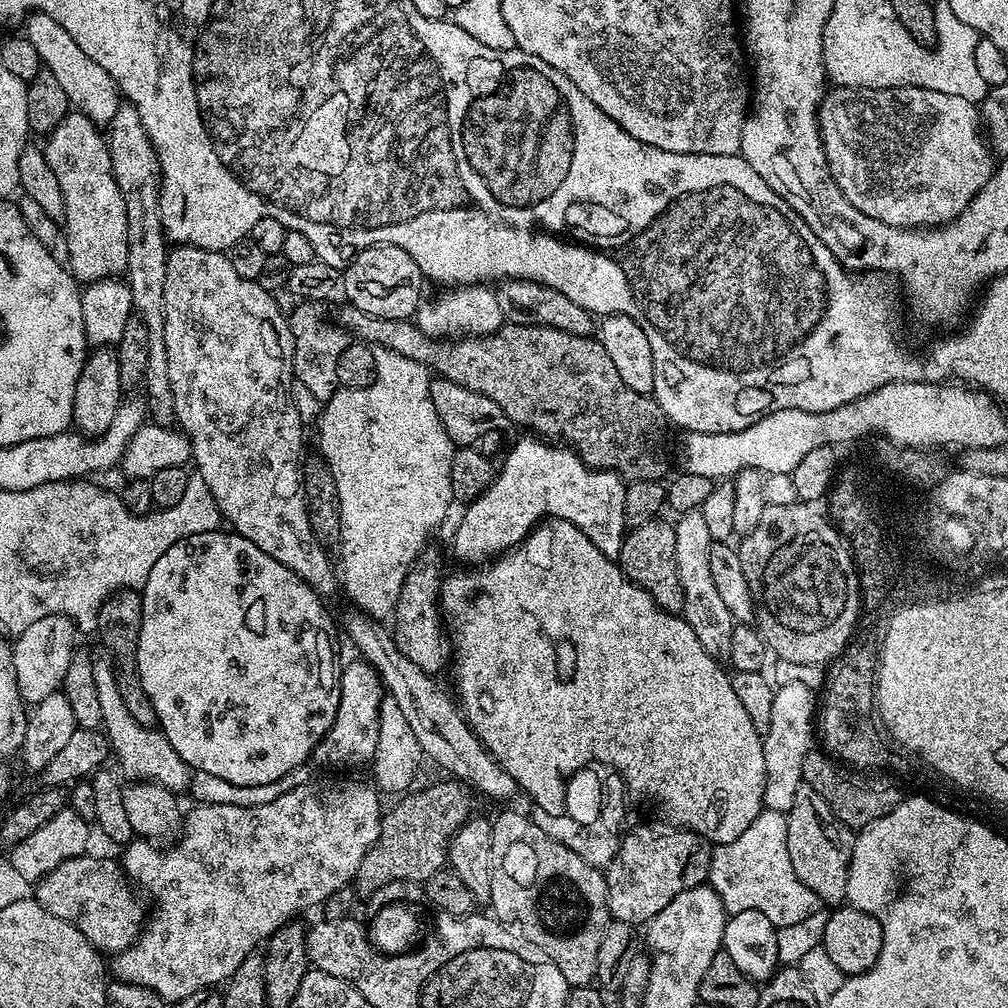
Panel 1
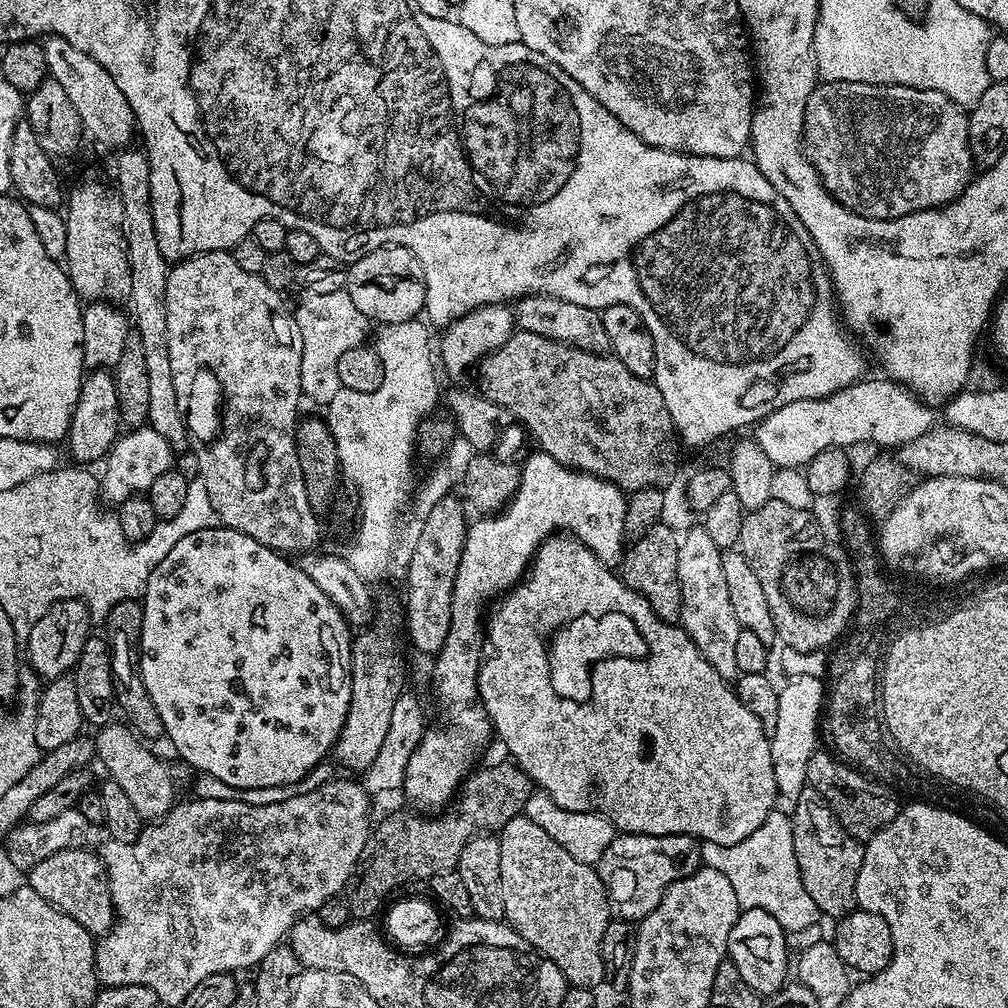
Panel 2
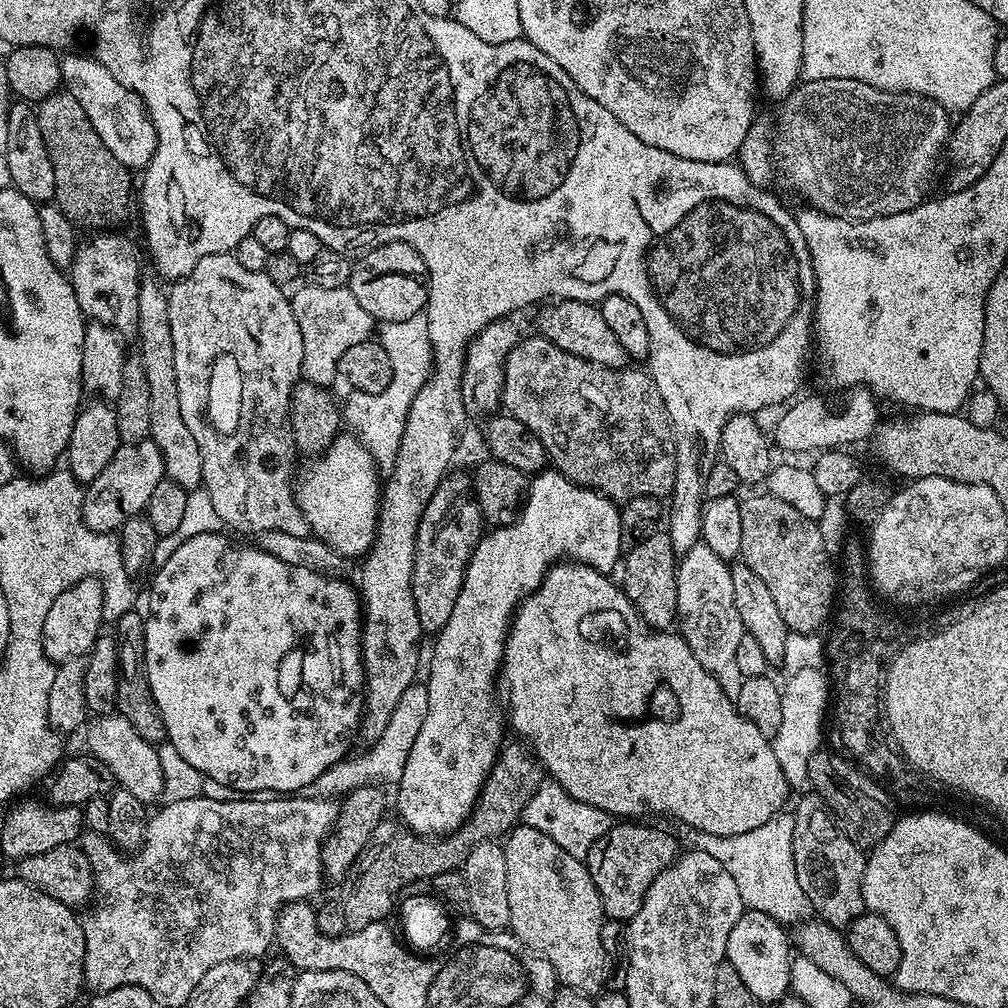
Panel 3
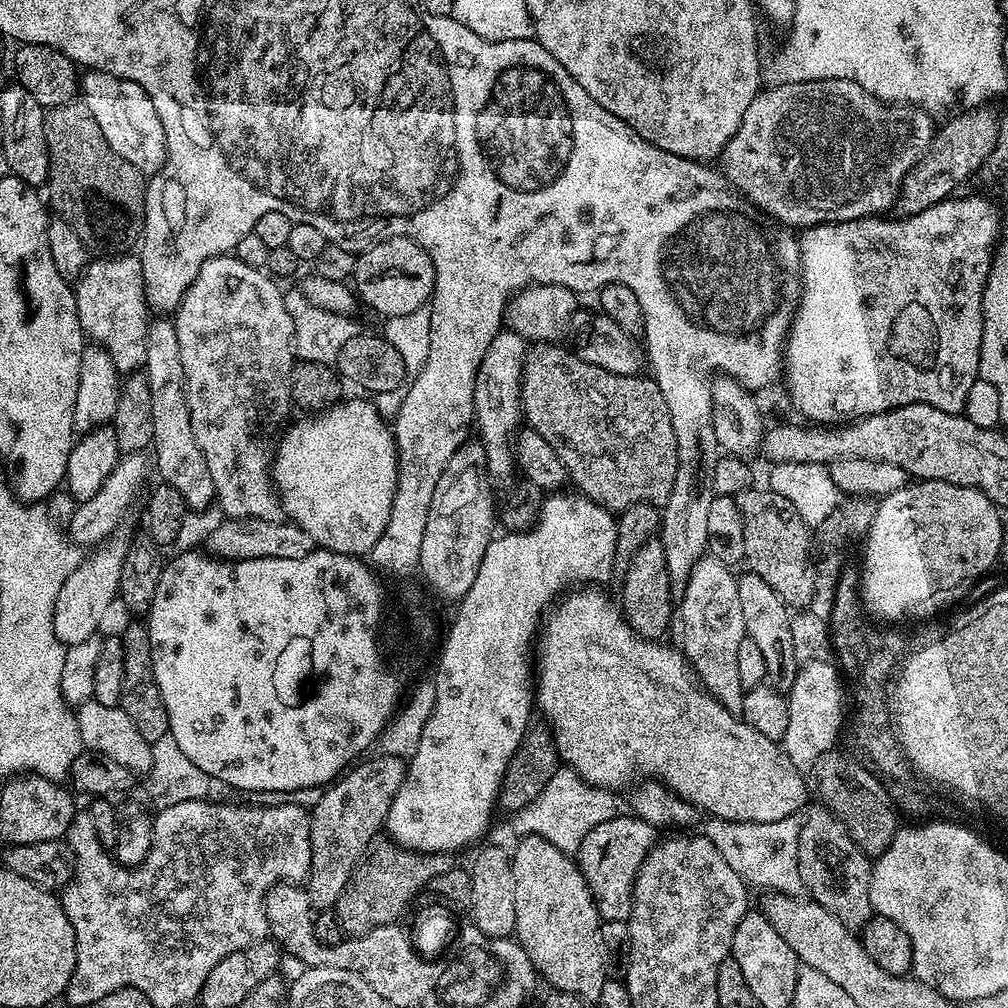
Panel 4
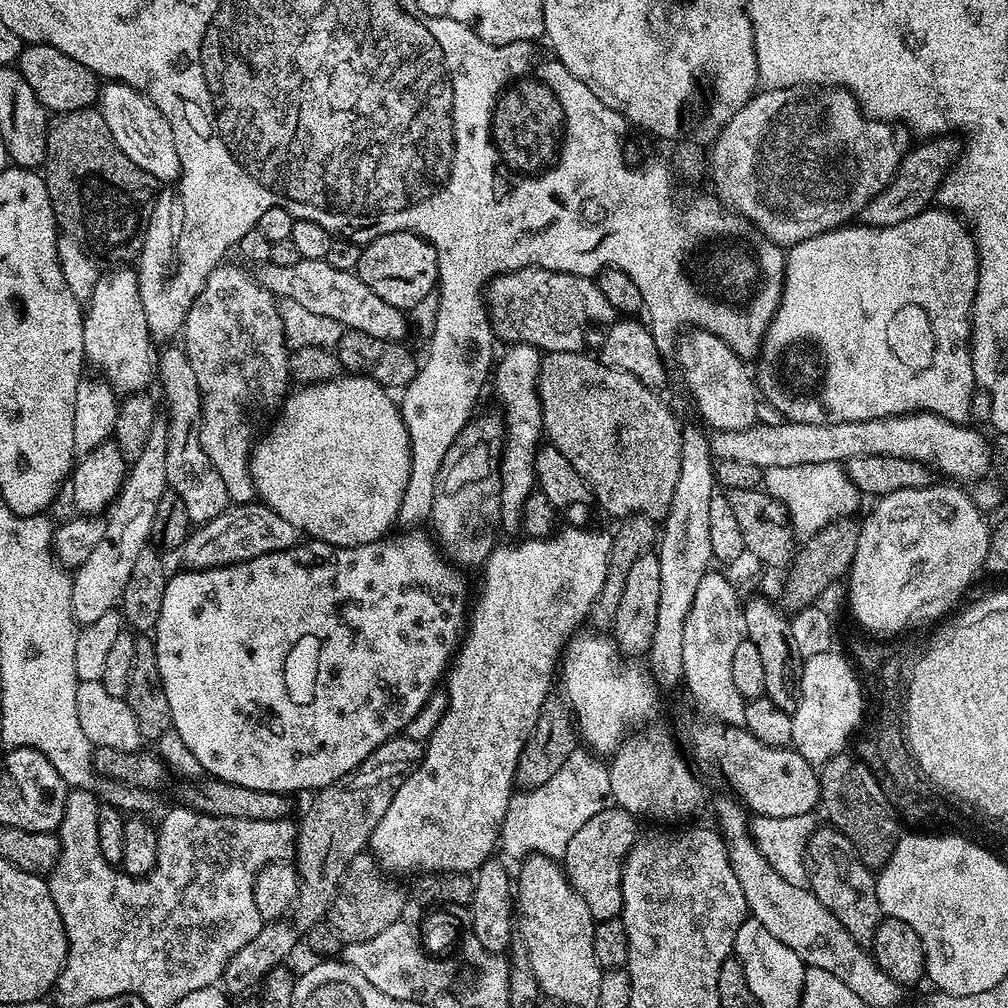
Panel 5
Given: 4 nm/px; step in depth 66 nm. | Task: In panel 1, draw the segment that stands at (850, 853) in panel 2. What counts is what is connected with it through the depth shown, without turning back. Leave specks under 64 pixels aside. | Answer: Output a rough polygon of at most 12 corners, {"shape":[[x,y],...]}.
{"shape":[[812,785],[786,815],[795,874],[828,906],[848,899],[853,829]]}

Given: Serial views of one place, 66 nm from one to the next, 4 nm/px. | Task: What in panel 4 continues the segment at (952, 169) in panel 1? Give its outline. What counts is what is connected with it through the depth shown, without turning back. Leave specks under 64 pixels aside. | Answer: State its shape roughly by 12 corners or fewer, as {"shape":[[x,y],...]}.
{"shape":[[842,78],[773,84],[730,183],[789,230],[879,217],[937,125]]}

